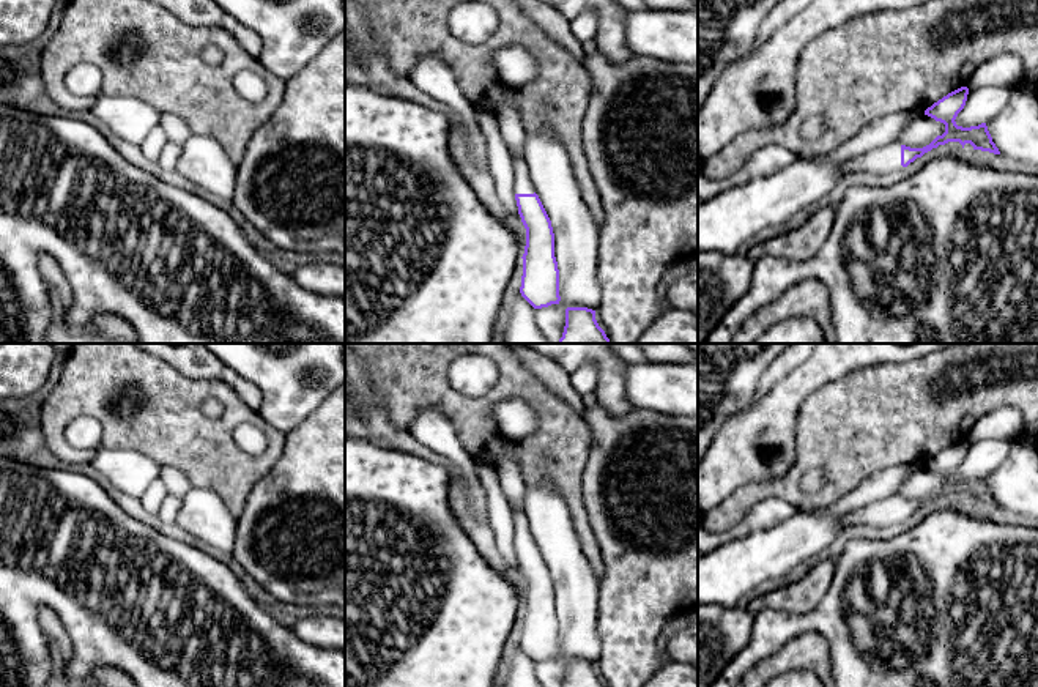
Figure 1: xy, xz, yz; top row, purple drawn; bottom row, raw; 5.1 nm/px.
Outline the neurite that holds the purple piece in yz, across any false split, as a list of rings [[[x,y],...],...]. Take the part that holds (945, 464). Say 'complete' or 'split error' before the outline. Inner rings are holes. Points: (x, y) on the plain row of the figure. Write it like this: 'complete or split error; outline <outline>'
split error; outline [[[961,440],[925,463],[925,468],[934,471],[945,477],[945,485],[937,488],[929,498],[923,501],[910,501],[901,496],[890,496],[887,499],[866,504],[863,507],[854,509],[844,515],[844,525],[849,528],[852,525],[874,525],[877,528],[885,528],[893,523],[901,523],[921,511],[925,506],[945,498],[948,495],[959,495],[964,501],[970,496],[973,503],[989,504],[1000,507],[999,501],[992,495],[986,476],[978,479],[962,481],[956,477],[958,466],[964,462],[967,454],[969,441]]]

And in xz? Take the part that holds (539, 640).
split error; outline [[[512,506],[510,509],[515,528],[515,553],[526,581],[520,646],[534,662],[542,662],[561,654],[554,586],[551,574],[531,536],[525,511]]]

